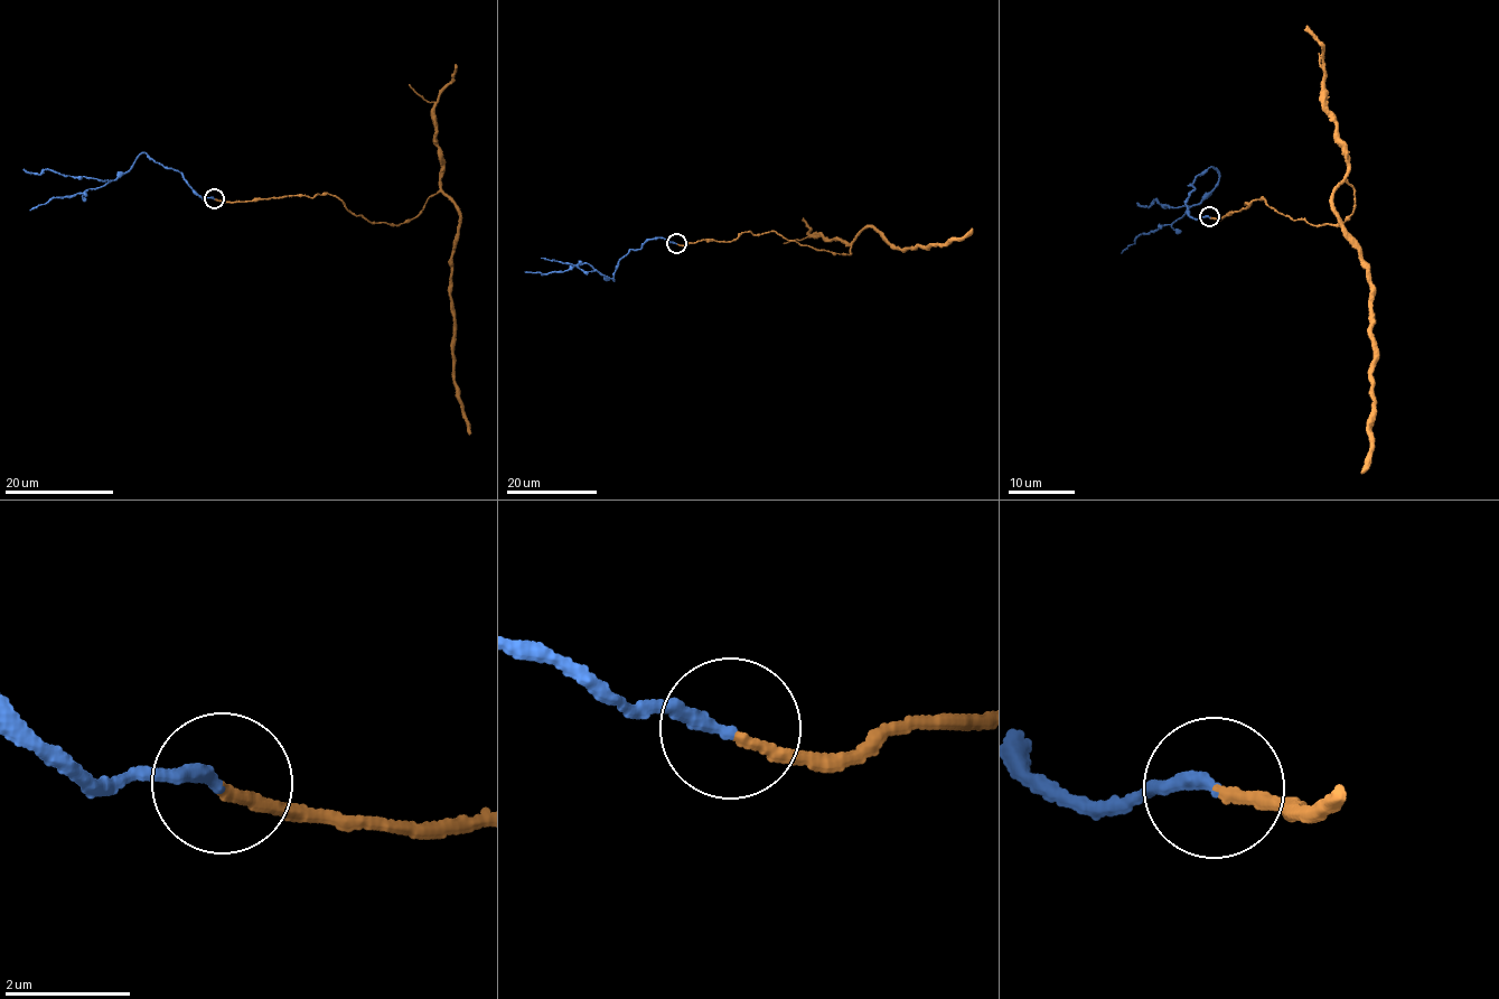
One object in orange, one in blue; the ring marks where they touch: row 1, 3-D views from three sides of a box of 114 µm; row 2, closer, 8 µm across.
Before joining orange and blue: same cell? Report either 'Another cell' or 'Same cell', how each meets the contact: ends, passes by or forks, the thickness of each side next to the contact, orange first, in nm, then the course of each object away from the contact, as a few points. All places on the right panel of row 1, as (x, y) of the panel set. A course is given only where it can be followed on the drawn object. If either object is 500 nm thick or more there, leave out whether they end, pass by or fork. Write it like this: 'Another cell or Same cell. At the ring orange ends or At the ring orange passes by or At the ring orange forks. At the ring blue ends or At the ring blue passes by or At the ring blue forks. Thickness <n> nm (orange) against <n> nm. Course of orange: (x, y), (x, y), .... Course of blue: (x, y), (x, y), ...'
Same cell. At the ring orange ends. At the ring blue ends. Thickness 160 nm (orange) against 200 nm. Course of orange: (1209, 217), (1265, 198), (1340, 225), (1351, 185), (1341, 181), (1332, 208), (1371, 302), (1360, 474). Course of blue: (1209, 217), (1195, 218), (1187, 206), (1189, 186), (1214, 167), (1219, 179), (1200, 203), (1139, 234), (1121, 253)

